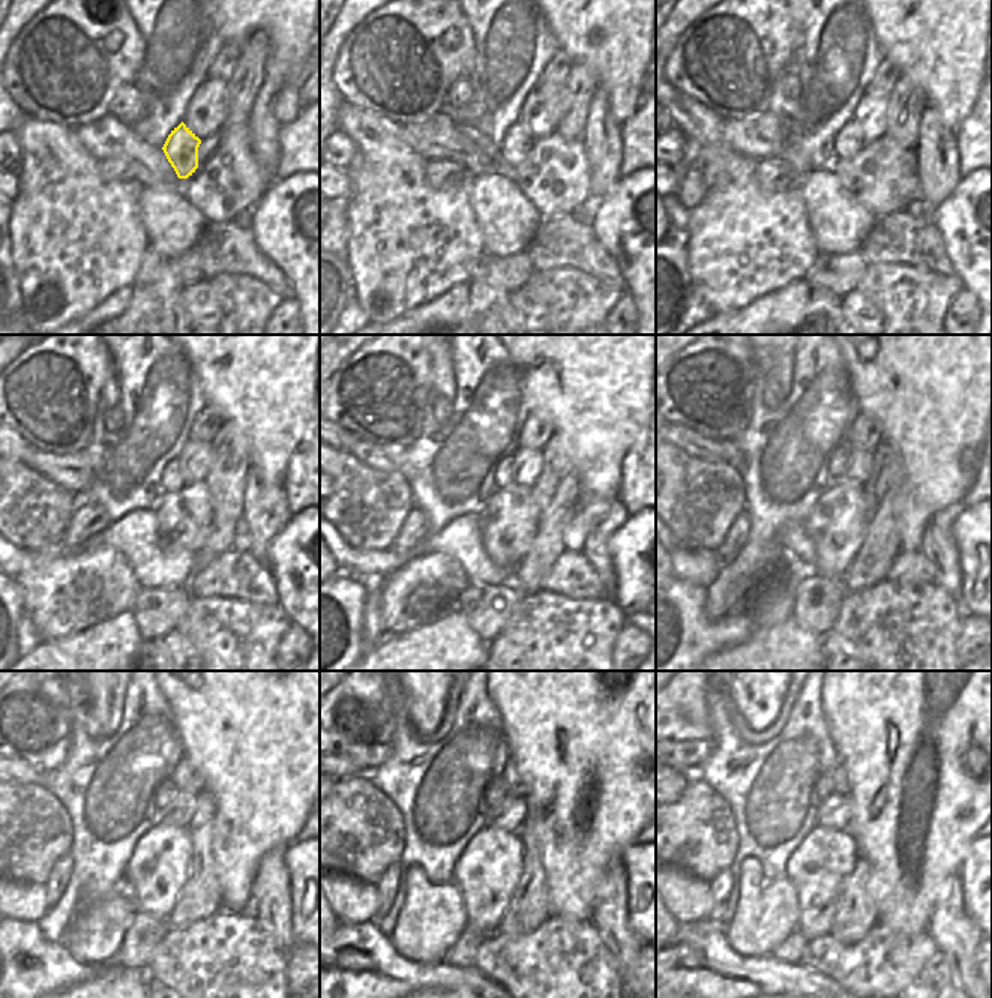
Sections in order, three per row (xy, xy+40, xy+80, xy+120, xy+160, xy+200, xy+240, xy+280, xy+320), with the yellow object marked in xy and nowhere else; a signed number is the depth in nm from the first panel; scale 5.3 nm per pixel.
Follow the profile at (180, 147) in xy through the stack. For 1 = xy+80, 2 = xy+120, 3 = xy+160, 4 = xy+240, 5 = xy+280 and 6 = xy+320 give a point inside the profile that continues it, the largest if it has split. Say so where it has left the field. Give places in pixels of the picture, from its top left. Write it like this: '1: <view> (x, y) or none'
1: xy+80 (848, 141)
2: xy+120 (171, 476)
3: xy+160 (505, 470)
4: xy+240 (167, 793)
5: xy+280 (496, 796)
6: xy+320 (824, 787)

